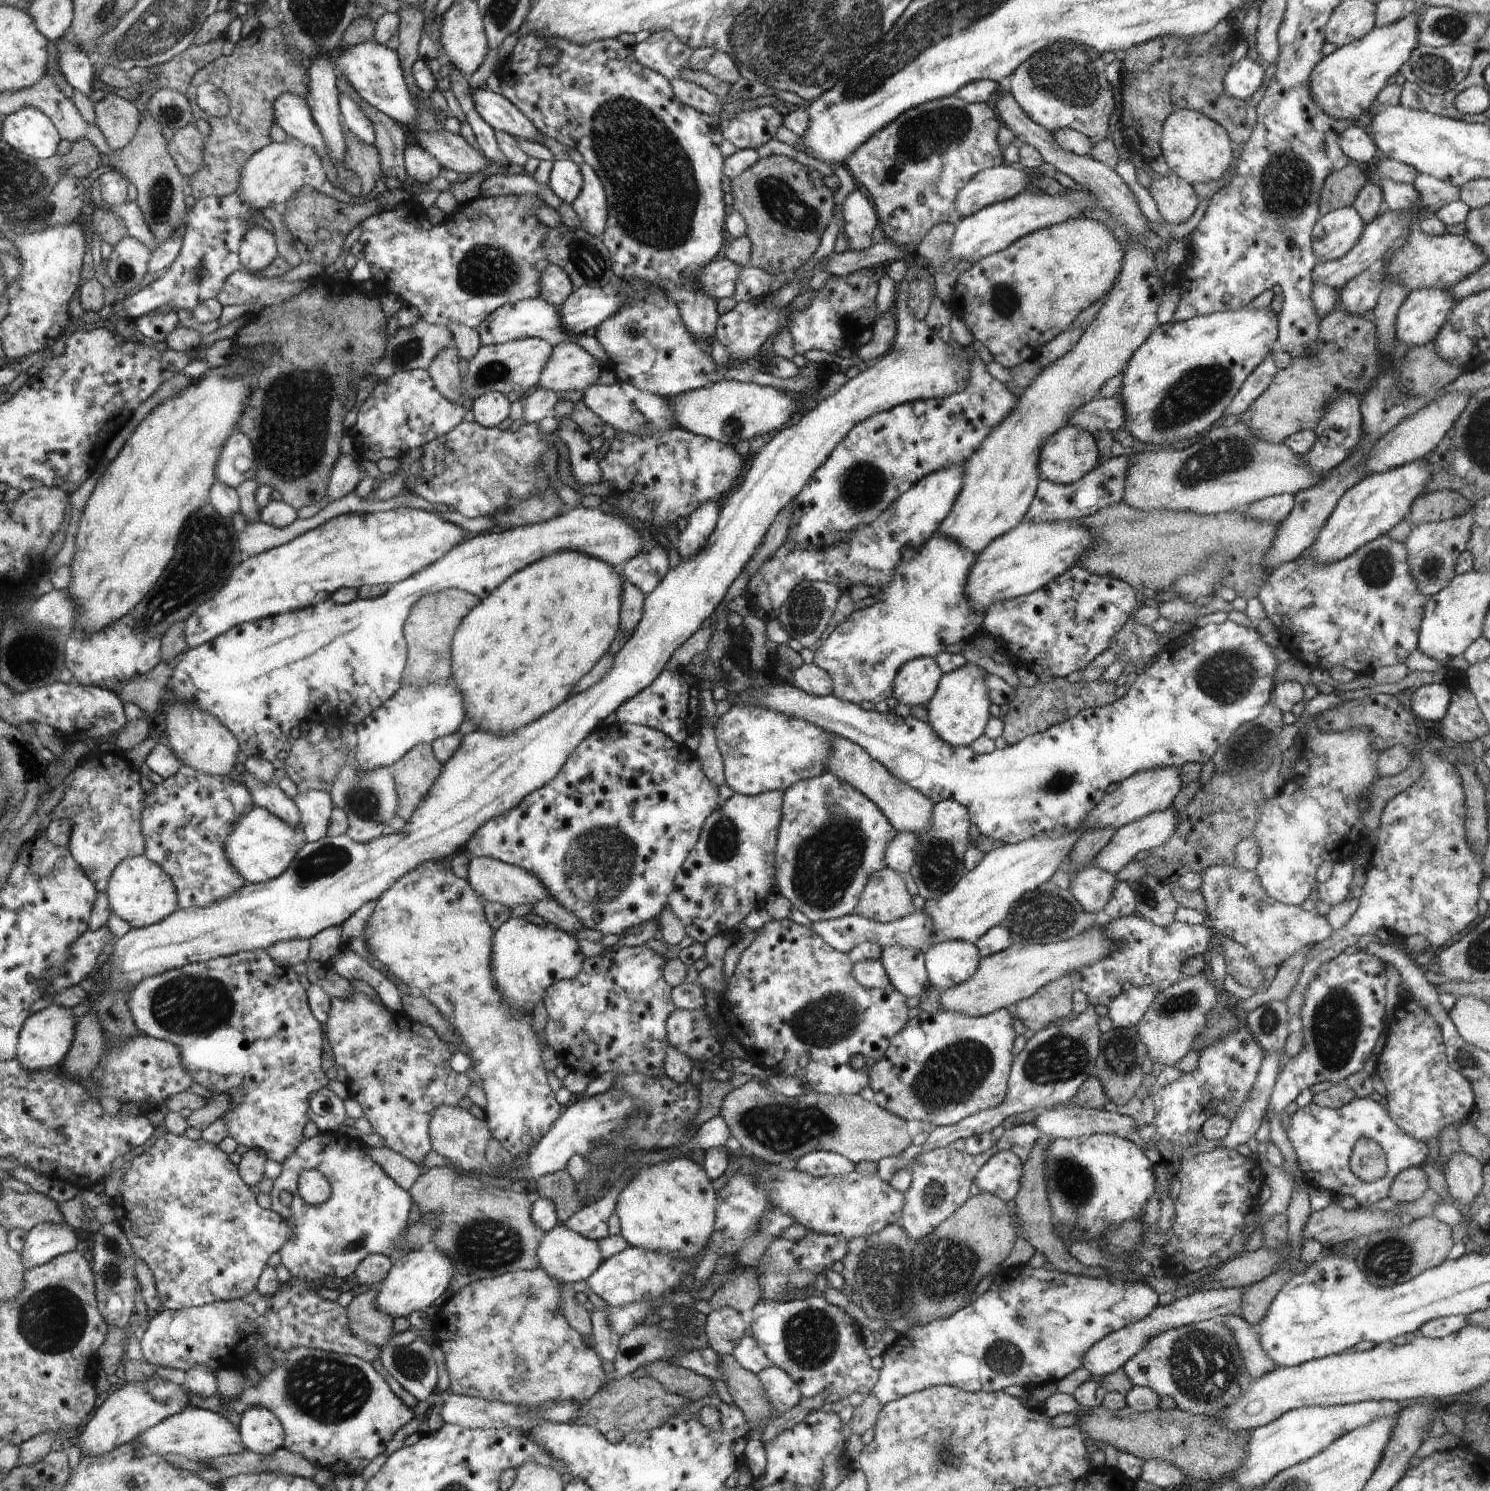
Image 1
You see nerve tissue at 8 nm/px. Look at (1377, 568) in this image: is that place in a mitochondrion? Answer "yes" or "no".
yes

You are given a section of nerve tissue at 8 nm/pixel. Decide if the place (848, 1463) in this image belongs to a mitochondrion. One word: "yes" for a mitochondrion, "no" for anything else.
no

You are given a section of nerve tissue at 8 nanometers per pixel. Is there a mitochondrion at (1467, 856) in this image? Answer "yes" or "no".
no

